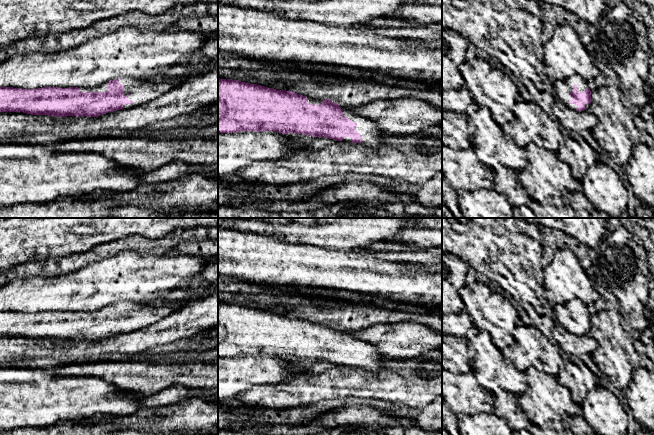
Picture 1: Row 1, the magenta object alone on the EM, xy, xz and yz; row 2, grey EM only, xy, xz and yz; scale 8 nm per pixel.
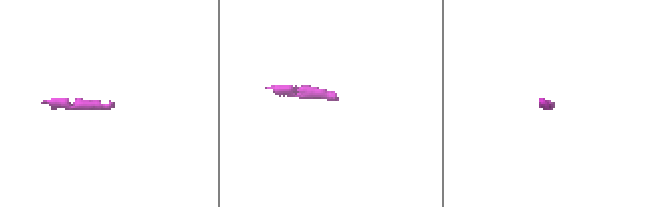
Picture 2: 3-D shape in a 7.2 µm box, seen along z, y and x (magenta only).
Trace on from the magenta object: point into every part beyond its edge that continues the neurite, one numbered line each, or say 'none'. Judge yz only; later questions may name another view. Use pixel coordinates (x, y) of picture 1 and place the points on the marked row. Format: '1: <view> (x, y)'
1: yz (562, 88)

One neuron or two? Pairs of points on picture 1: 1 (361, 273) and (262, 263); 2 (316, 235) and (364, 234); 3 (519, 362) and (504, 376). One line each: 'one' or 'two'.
1: one
2: one
3: two

